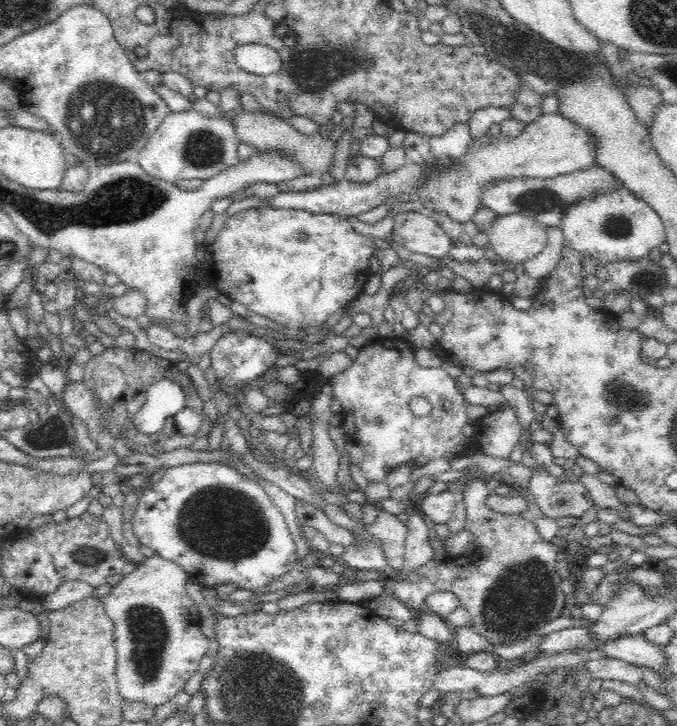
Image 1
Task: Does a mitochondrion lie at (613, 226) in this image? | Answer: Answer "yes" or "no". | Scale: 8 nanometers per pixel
yes

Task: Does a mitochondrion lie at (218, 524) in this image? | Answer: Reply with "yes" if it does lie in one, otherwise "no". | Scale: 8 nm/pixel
yes

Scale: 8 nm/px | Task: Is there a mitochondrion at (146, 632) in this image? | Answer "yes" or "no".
yes

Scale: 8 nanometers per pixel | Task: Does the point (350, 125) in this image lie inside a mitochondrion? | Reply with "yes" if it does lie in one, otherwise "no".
no

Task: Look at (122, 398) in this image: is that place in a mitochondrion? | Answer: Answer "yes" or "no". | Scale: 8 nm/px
no

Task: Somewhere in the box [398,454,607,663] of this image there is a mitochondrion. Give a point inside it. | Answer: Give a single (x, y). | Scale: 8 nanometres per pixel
(517, 598)

